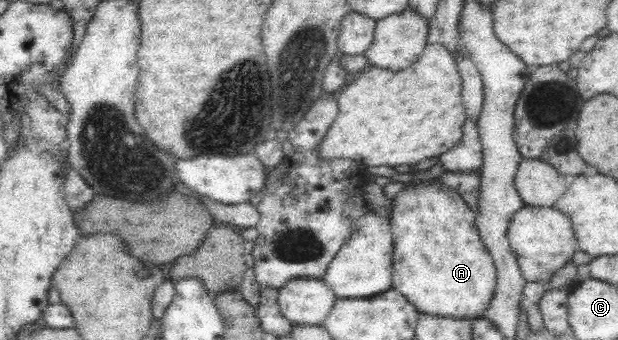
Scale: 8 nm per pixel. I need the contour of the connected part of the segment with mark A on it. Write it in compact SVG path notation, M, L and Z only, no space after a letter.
M437 179L407 186L393 201L389 218L395 253L393 289L403 293L419 313L468 320L481 317L490 306L496 288L496 268L480 239L476 215L457 192Z

